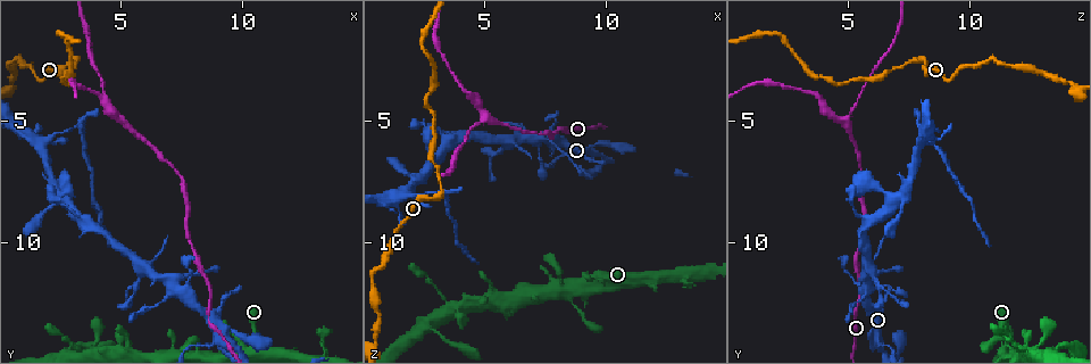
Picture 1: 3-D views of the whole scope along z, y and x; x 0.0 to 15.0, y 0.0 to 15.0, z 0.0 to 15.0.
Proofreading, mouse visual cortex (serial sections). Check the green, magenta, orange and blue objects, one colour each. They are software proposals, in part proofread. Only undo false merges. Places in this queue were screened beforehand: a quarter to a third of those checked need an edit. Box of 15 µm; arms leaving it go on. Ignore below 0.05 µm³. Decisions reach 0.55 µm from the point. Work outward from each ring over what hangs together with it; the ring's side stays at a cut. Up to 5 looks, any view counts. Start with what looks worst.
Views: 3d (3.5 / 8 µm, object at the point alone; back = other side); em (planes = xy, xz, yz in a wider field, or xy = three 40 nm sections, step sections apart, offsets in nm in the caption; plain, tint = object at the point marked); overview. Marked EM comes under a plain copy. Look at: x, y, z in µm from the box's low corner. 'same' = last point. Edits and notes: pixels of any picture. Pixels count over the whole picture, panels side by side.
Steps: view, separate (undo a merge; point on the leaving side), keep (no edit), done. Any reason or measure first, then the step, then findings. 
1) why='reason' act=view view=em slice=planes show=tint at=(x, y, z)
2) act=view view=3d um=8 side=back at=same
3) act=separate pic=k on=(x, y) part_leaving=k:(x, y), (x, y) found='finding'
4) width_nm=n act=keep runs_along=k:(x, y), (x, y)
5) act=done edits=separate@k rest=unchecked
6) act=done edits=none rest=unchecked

why='thin neck' act=view view=3d um=3.5 at=(3.2, 5.1, 7.8)

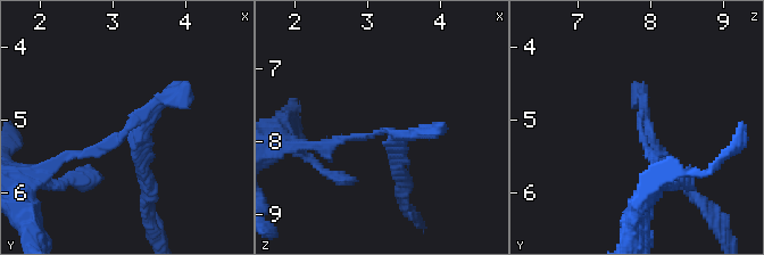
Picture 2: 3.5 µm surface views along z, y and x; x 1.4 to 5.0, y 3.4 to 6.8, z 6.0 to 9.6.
act=view view=em slice=xy step=1 show=tint at=(3.25, 5.15, 7.85)

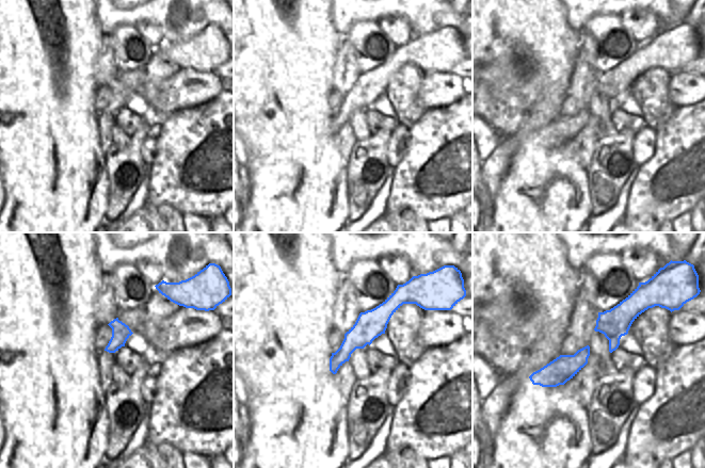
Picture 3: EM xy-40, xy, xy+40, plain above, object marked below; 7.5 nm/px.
width_nm=220 act=separate pic=2 on=(143, 164) border=3:(621, 336), (615, 339), (608, 339) found='two cells meet here'

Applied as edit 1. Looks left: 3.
act=view view=3d um=8 at=(13.3, 14.2, 11.6)

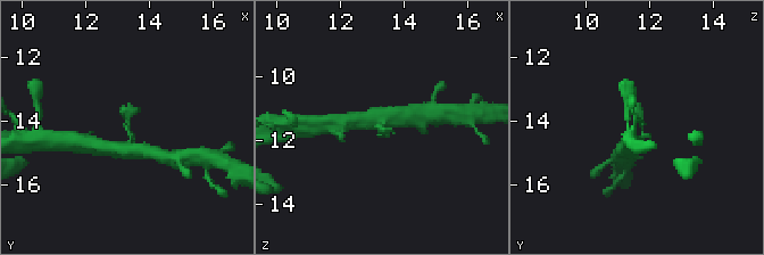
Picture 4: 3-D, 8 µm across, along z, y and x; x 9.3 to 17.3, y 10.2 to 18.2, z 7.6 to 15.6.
act=view view=3d um=3.5 at=(13.3, 14.2, 11.7)

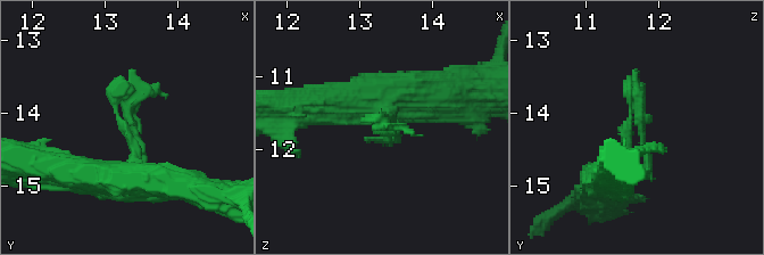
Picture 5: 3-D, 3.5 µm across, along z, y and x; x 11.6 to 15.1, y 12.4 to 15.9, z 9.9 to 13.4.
act=keep found='continuous, no second cell'

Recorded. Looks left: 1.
act=done edits=separate@2 rest=unchecked

